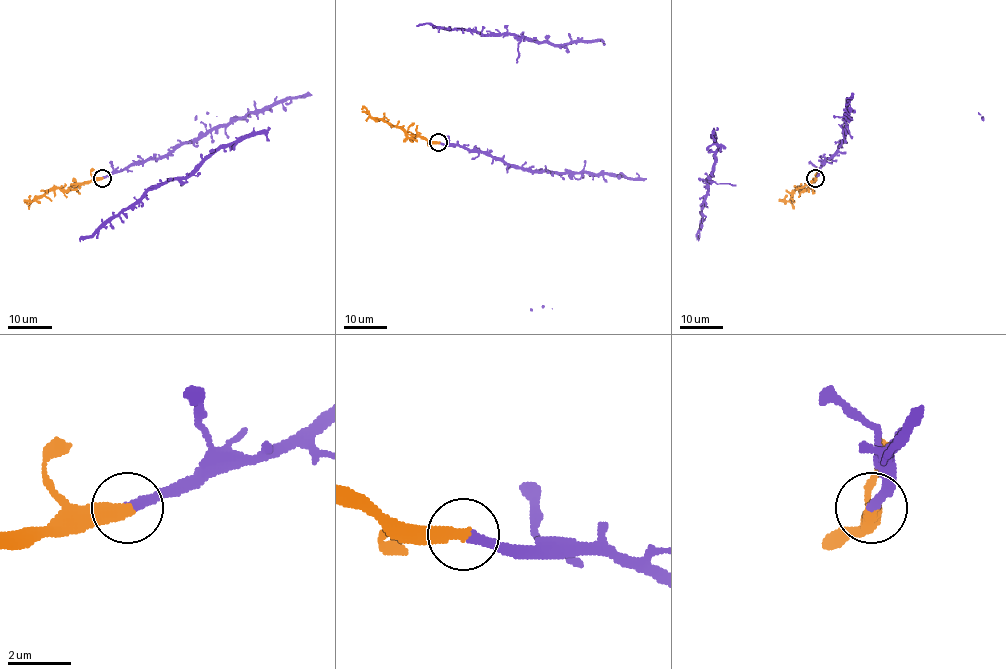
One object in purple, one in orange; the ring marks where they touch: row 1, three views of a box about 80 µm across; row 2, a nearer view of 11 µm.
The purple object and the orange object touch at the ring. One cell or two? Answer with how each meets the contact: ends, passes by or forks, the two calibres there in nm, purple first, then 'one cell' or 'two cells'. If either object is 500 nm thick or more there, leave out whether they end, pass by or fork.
purple ends there; orange ends there; 320 nm thick on the purple side, 460 nm on the other; one cell

